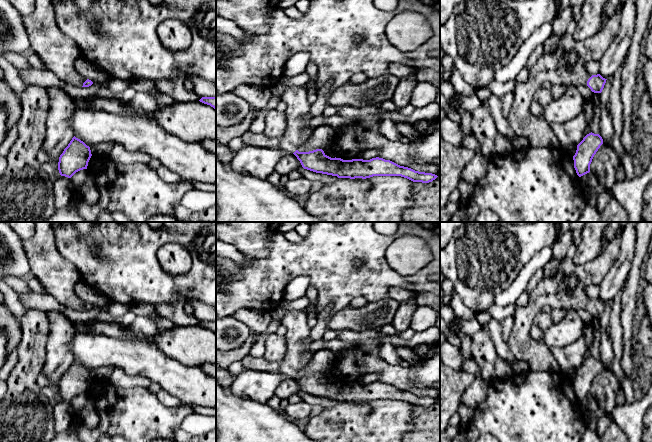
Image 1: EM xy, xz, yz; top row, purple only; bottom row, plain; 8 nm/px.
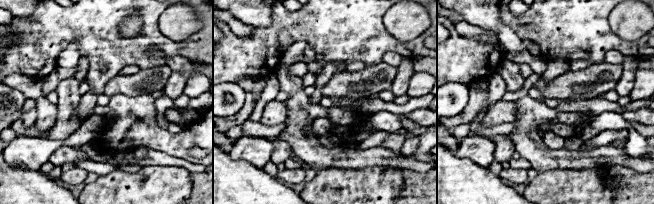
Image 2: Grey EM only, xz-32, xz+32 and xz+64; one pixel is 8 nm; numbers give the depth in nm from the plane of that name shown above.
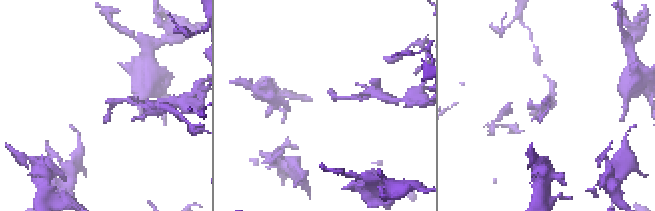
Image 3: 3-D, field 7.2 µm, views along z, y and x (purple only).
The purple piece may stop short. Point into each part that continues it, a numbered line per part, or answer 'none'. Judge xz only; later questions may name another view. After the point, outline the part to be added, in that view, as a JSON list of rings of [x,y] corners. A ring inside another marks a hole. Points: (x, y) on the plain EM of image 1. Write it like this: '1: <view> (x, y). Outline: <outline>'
1: xz (300, 350). Outline: [[[287,311],[285,313],[282,319],[282,325],[284,325],[287,329],[287,333],[285,335],[287,351],[285,357],[282,359],[282,364],[278,373],[294,377],[299,371],[306,367],[312,356],[318,350],[326,349],[323,339],[315,342],[311,342],[309,340],[311,329],[307,325],[307,320],[307,314],[304,311]]]

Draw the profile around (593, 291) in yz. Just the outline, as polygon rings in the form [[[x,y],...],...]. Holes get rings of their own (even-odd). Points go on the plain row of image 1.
[[[588,285],[586,287],[586,293],[591,299],[597,299],[600,295],[599,285]]]

